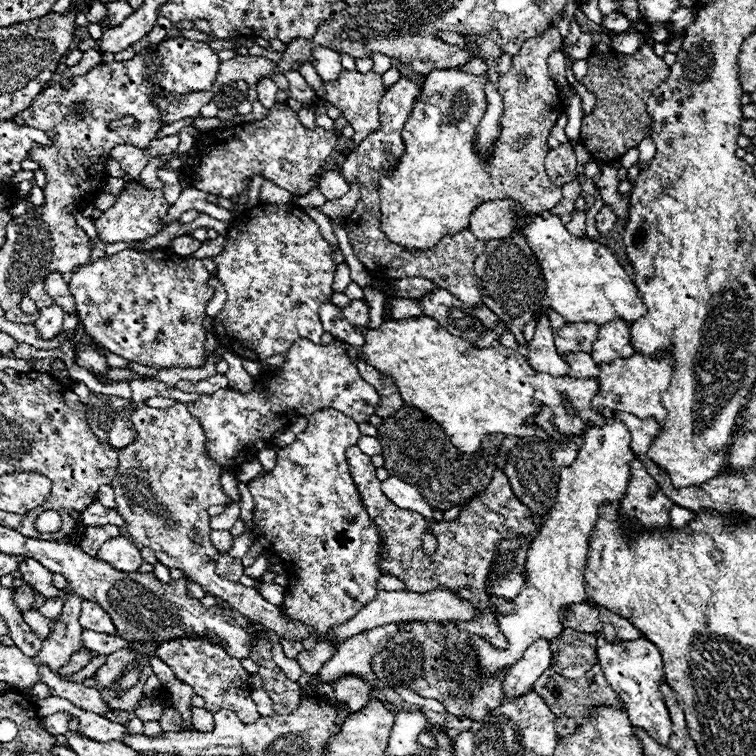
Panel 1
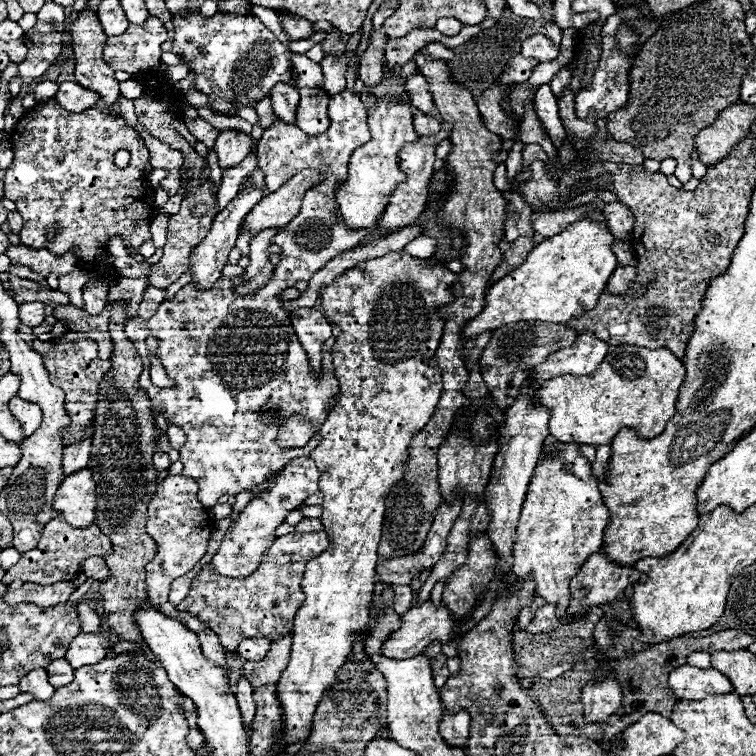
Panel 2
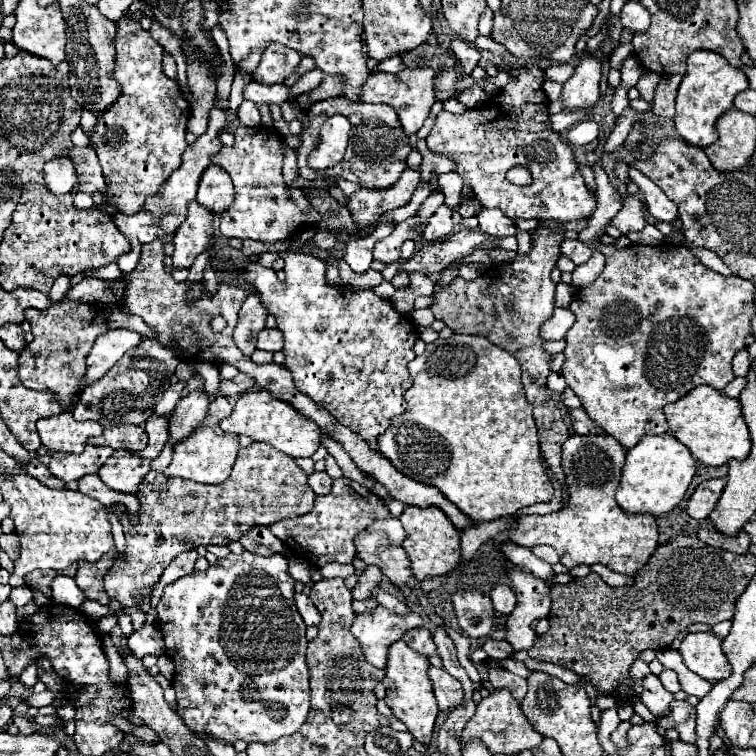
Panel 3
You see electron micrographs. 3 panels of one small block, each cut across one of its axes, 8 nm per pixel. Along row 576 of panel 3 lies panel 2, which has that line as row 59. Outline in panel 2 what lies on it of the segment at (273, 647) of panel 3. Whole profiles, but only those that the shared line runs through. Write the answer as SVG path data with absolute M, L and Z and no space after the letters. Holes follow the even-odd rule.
M190 10L188 14L172 12L172 22L174 22L174 38L172 38L174 46L172 46L170 52L182 56L188 70L196 74L194 90L208 96L208 100L210 100L208 108L214 114L236 116L236 106L234 106L232 100L240 102L242 106L254 108L258 100L270 98L270 92L276 84L292 82L294 64L292 64L290 50L256 16L216 12L212 18L202 18L200 10Z

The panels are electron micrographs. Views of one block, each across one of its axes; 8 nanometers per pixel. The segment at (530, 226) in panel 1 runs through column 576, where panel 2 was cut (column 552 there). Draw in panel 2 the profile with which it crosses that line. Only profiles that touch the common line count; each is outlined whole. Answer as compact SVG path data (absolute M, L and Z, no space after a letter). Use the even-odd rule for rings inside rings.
M578 220L562 234L546 238L528 254L524 264L488 288L486 308L466 324L462 338L470 340L512 322L540 320L562 324L574 316L582 316L582 312L596 306L610 274L618 266L616 256L610 250L612 240L614 236L592 220Z

